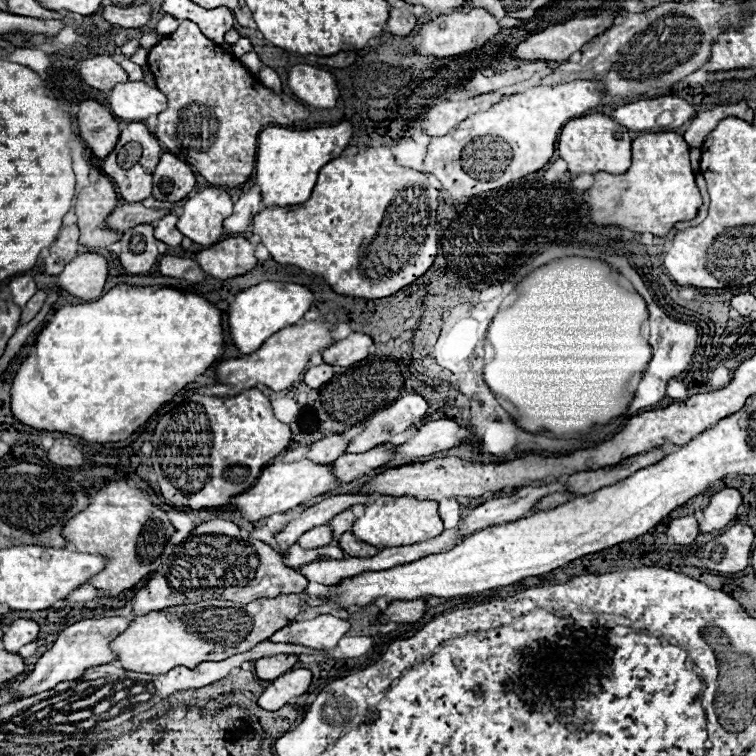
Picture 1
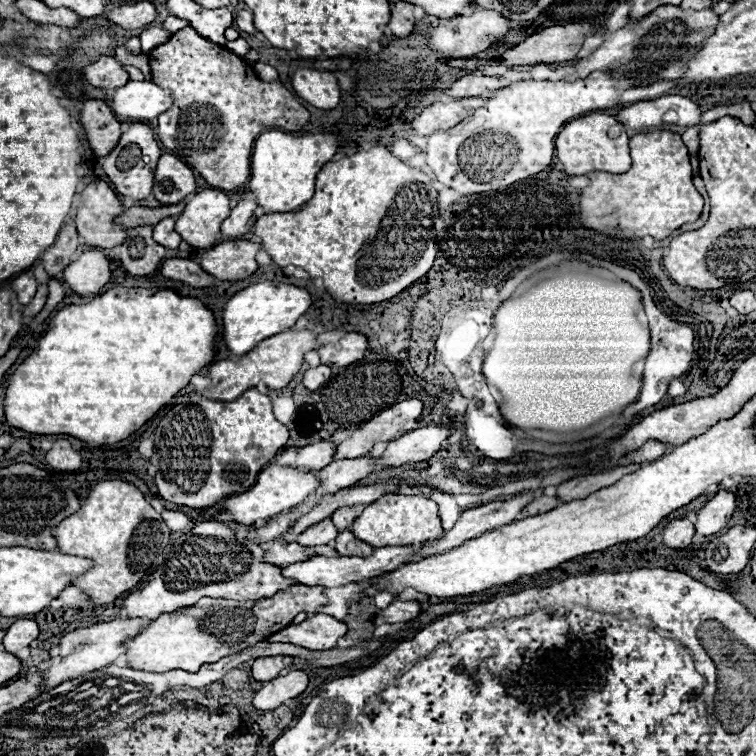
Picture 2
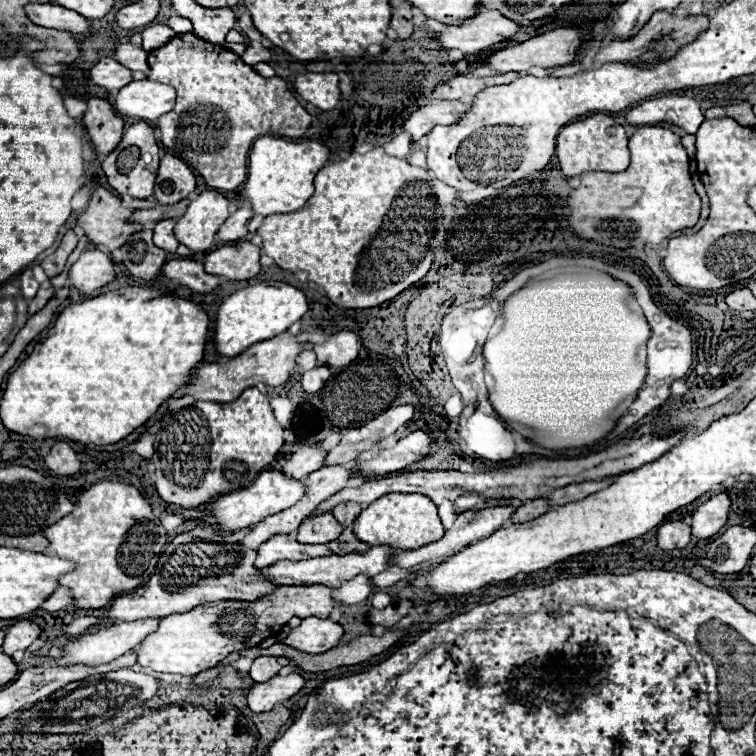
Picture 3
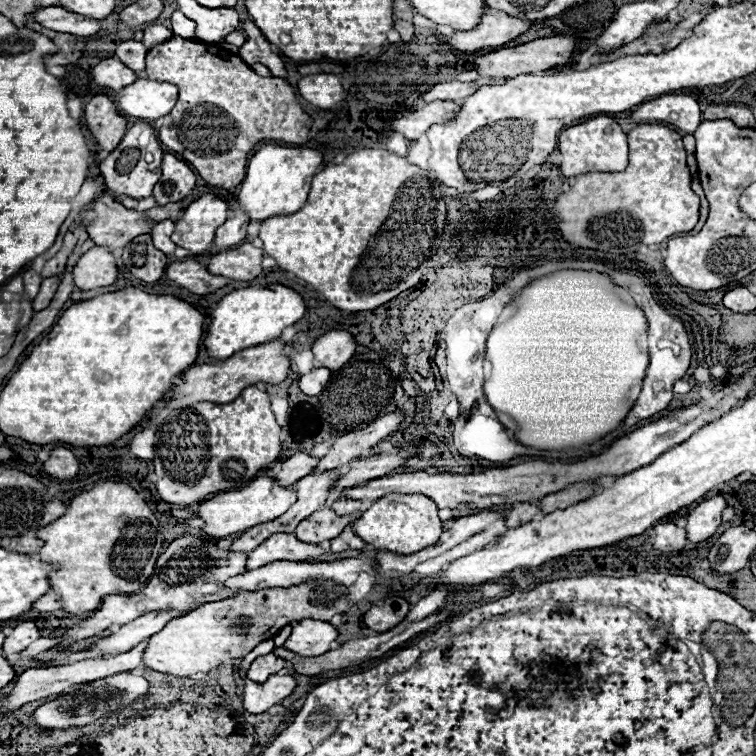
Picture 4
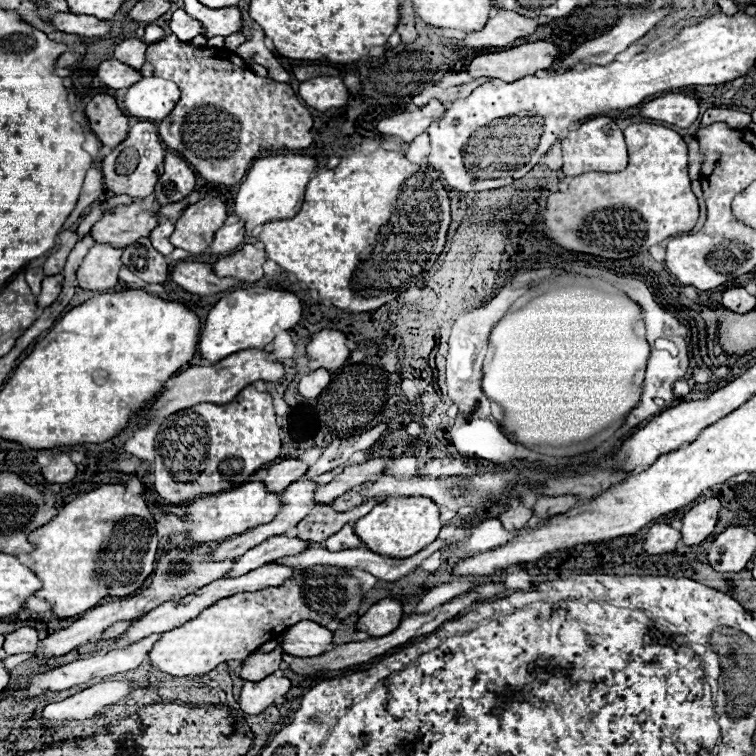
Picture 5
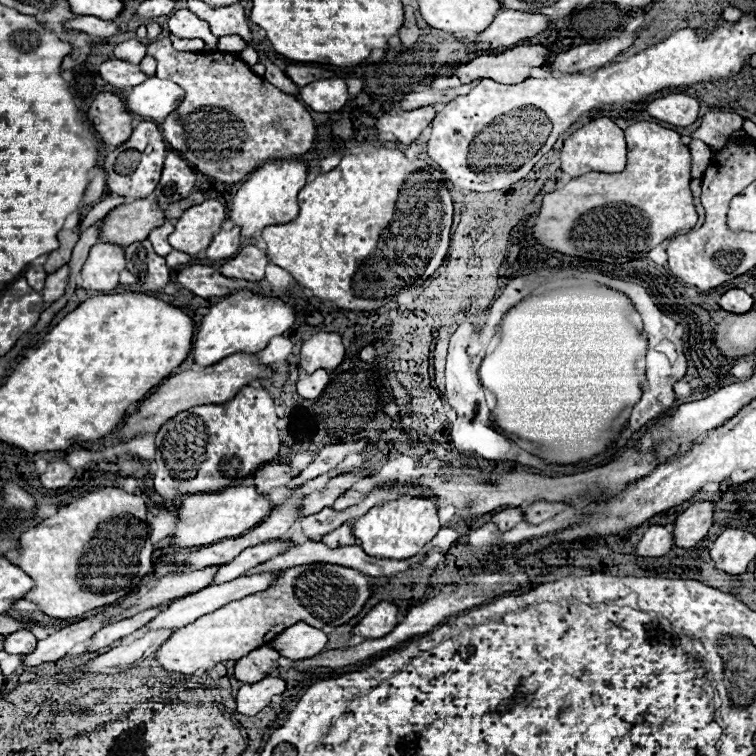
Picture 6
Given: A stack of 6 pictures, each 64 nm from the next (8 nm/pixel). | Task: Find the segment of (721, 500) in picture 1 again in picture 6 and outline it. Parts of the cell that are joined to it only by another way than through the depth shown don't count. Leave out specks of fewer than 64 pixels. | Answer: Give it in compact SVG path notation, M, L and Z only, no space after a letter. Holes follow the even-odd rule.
M696 502L688 510L684 510L676 520L676 528L672 530L676 546L680 548L696 546L712 528L712 516L714 502Z

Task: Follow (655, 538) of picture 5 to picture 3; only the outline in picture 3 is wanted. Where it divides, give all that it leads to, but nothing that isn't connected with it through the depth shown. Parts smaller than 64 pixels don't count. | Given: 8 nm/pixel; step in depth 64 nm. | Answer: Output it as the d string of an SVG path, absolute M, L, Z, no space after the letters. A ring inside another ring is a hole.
M682 520L666 522L658 528L658 546L662 550L684 548L690 542L690 538L692 538L692 528Z

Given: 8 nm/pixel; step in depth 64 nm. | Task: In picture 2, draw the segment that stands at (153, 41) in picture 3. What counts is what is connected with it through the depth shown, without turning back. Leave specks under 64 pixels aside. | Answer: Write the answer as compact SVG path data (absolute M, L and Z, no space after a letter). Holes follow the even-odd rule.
M156 26L156 28L148 28L140 34L140 42L142 42L142 52L148 54L152 48L164 44L164 40L168 40L168 36L172 36L170 32L166 32L164 28Z

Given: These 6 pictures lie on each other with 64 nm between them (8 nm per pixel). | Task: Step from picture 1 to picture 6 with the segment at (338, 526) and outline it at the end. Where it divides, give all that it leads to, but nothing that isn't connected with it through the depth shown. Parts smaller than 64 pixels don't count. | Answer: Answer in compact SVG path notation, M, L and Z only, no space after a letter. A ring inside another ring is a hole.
M348 490L348 492L344 492L334 504L332 504L332 508L334 510L344 510L344 508L350 508L350 506L354 506L354 504L358 504L360 500L364 500L364 496L366 494L362 494L362 492L354 492L354 490Z

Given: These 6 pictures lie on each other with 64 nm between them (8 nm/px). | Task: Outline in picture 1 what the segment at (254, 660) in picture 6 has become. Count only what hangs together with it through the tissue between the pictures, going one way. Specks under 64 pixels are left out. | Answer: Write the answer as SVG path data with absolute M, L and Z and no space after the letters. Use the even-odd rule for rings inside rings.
M290 654L260 658L260 660L256 660L256 674L262 680L274 680L280 674L288 672L296 662L298 662L298 656L290 656Z

